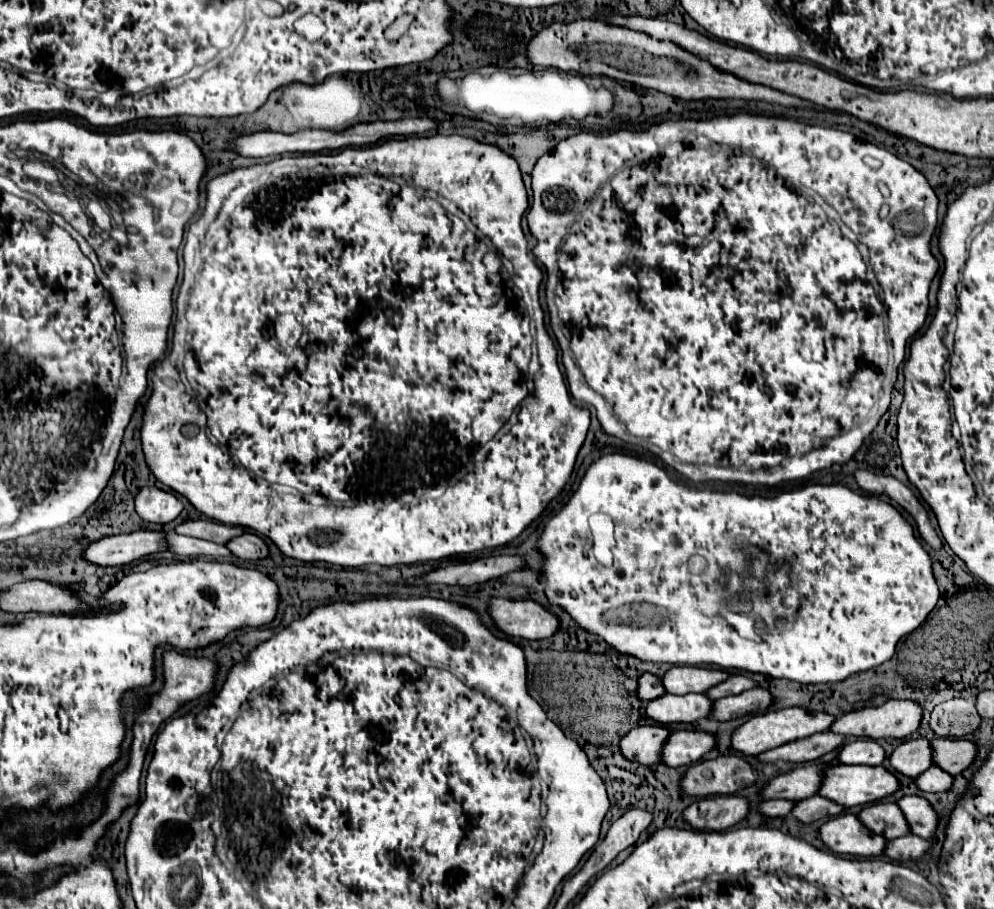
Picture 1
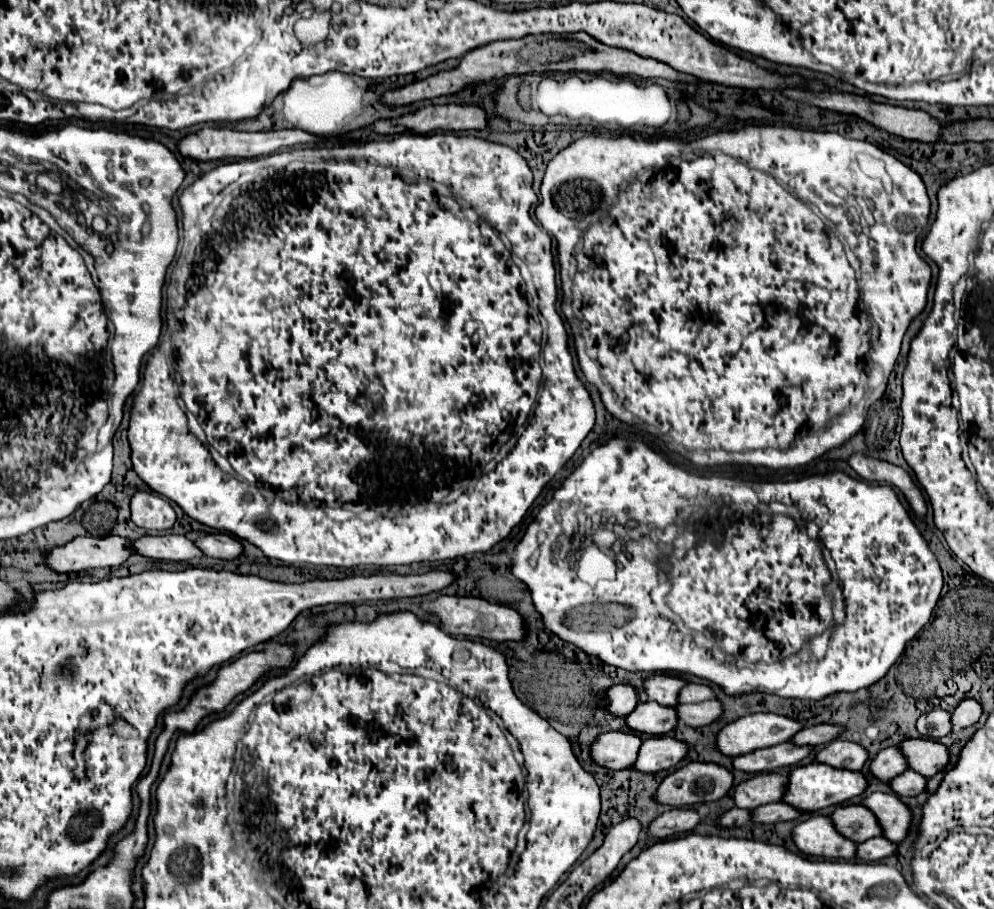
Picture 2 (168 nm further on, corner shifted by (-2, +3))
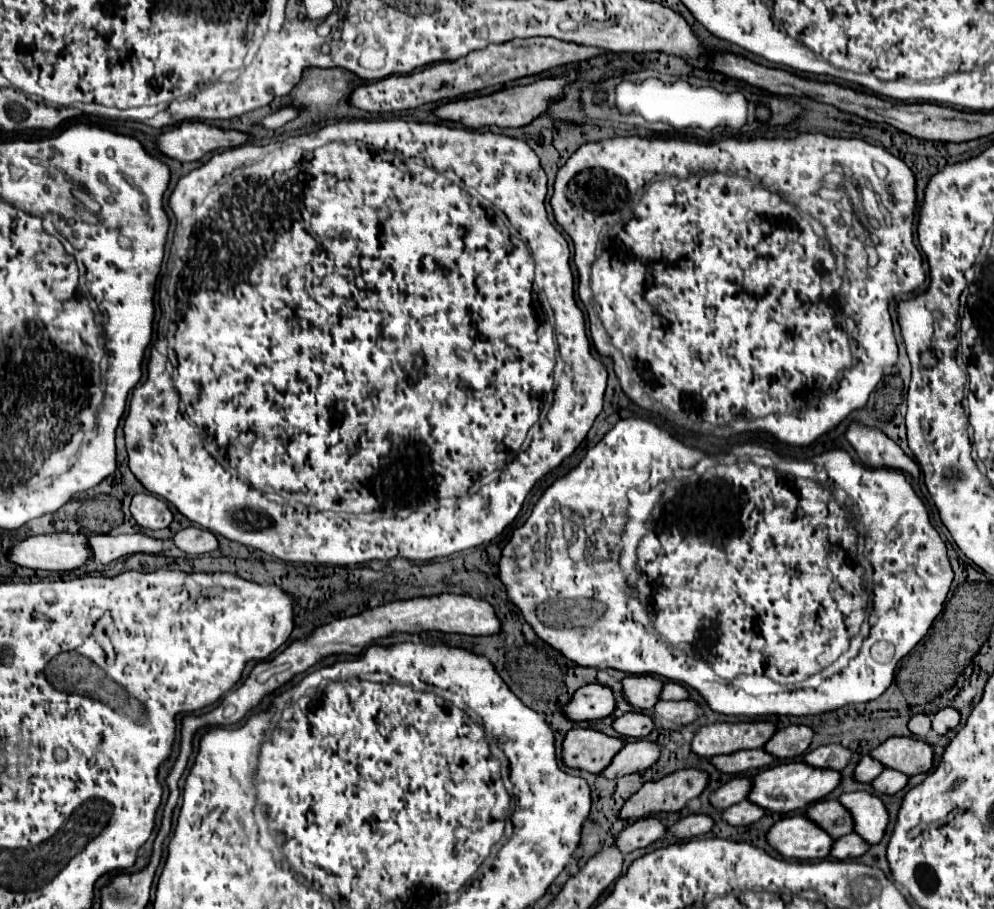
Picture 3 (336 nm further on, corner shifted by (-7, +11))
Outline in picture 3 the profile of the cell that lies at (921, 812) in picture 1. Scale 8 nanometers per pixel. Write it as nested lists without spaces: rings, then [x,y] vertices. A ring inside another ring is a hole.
[[[851,792],[841,794],[839,802],[845,804],[845,808],[851,808],[855,816],[855,832],[859,836],[863,836],[869,844],[881,842],[889,826],[889,812],[879,796],[869,792]]]

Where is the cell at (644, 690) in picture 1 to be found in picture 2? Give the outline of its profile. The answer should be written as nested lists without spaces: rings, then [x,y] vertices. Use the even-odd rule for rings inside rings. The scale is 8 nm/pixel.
[[[628,684],[610,686],[604,692],[604,696],[606,696],[606,710],[612,716],[628,716],[638,704],[636,690],[632,686],[628,686]]]

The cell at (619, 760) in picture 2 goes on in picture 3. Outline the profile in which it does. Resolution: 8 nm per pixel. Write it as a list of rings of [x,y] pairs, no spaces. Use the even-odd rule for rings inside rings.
[[[573,728],[563,740],[563,760],[569,768],[583,768],[599,774],[623,746],[625,740],[619,736],[609,736],[593,728]]]

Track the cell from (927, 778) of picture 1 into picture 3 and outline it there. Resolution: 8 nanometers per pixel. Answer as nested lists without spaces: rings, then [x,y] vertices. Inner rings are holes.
[[[885,768],[875,780],[873,780],[873,788],[877,792],[883,792],[883,794],[897,794],[899,790],[903,790],[907,786],[909,778],[907,774],[903,772],[897,772],[897,770],[891,770],[891,768]]]

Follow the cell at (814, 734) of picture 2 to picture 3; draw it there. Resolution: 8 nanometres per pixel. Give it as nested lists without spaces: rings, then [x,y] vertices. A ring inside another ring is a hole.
[[[793,724],[775,732],[775,736],[765,744],[765,750],[777,758],[797,758],[807,752],[815,732],[809,726]]]

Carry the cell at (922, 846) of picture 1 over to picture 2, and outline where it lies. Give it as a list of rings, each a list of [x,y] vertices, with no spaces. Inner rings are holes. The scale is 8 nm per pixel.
[[[874,838],[874,840],[866,840],[862,844],[858,844],[856,848],[856,858],[862,862],[874,862],[874,860],[882,860],[886,856],[890,856],[896,850],[894,842],[888,842],[886,838]]]

